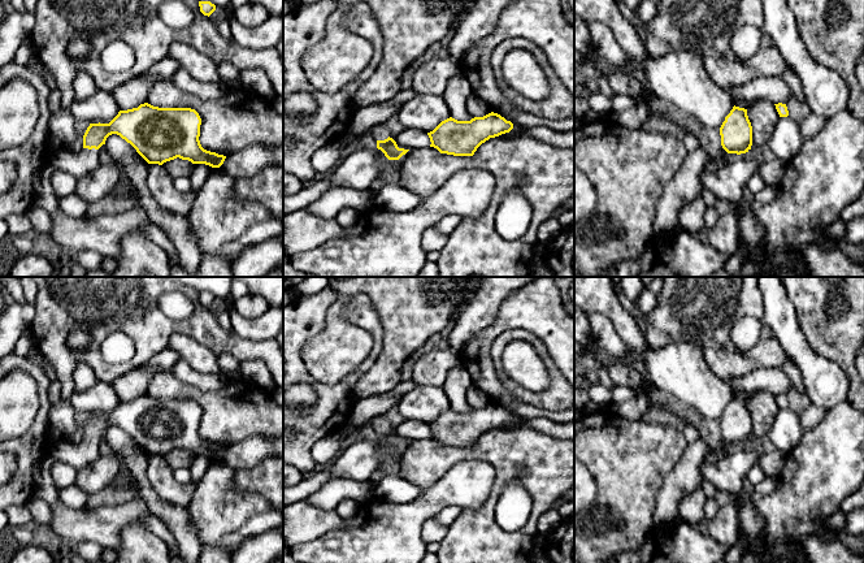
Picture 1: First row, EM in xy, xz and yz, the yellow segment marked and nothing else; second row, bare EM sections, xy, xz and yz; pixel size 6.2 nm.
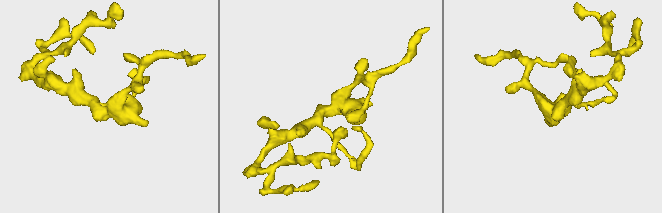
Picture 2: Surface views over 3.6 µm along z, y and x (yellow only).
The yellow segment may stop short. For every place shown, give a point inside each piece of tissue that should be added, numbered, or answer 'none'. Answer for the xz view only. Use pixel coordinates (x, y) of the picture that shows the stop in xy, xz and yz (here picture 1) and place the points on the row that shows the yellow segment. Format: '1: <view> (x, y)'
1: xz (378, 131)

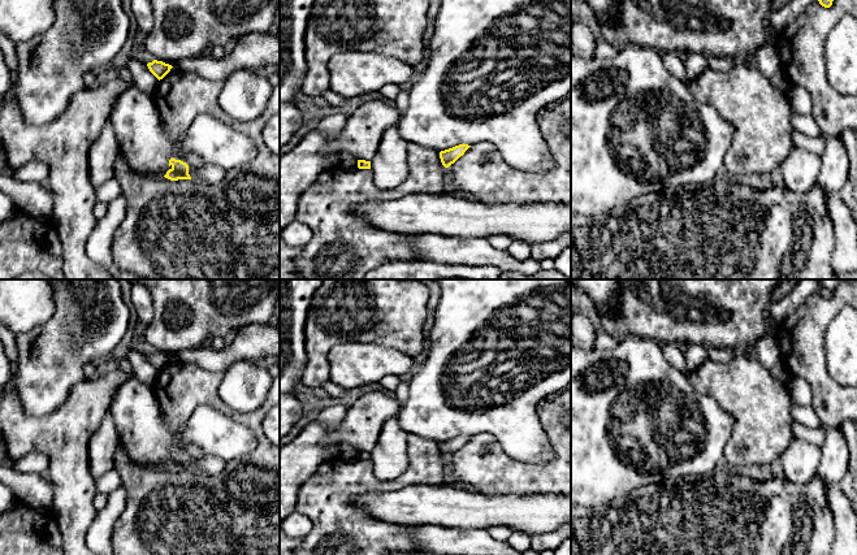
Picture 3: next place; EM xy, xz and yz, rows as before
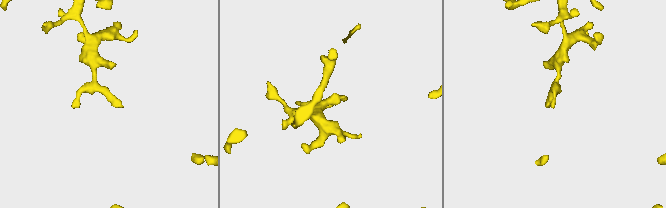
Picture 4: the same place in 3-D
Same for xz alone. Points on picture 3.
none

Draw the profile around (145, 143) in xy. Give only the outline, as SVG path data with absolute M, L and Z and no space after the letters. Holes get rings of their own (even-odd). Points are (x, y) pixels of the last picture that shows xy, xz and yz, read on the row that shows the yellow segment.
M134 84L117 97L109 122L118 153L135 172L148 175L164 177L172 169L170 159L187 164L187 153L230 174L248 165L257 153L246 134L208 114L196 116L183 138L174 140L163 126L153 95Z

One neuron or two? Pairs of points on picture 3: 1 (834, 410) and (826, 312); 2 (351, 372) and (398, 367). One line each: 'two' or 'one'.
1: one
2: one

